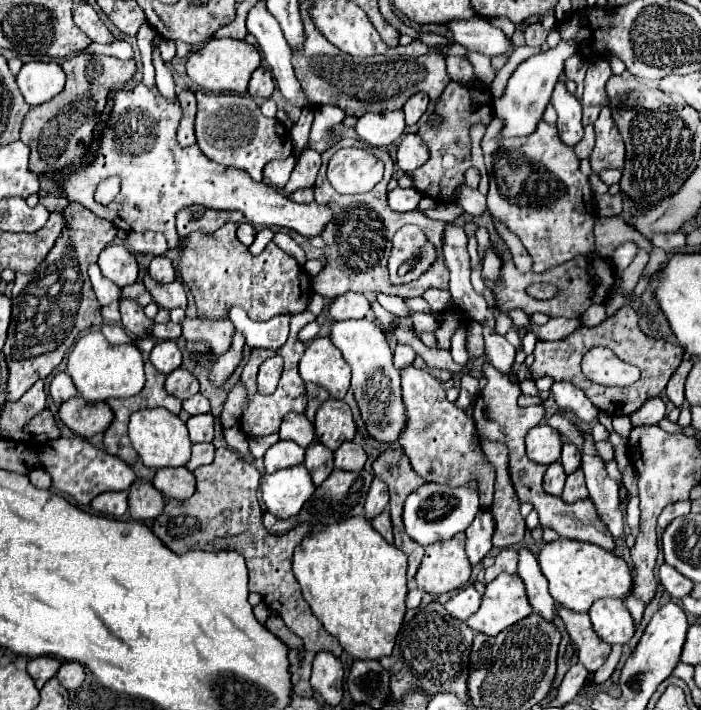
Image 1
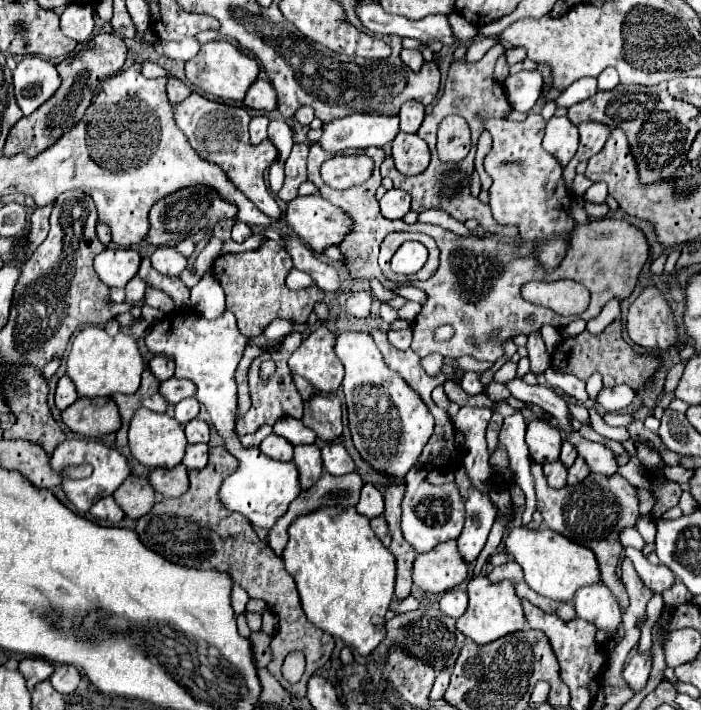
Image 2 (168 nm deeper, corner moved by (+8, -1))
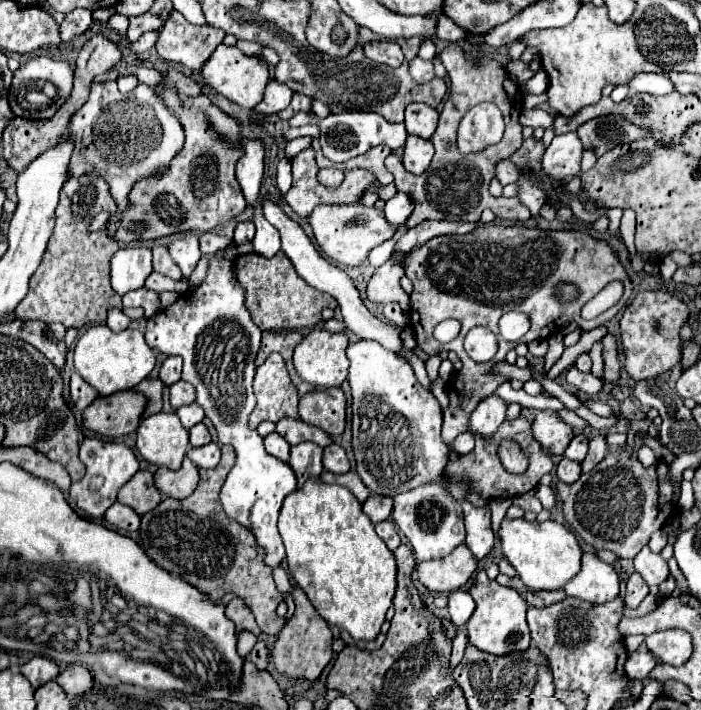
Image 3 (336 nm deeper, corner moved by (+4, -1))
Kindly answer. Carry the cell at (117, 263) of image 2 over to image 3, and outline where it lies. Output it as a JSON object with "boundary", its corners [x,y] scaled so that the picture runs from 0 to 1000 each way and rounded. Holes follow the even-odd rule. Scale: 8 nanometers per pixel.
{"boundary":[[[174,348],[163,356],[160,370],[160,407],[168,415],[200,407],[217,385],[217,354],[211,348]]]}

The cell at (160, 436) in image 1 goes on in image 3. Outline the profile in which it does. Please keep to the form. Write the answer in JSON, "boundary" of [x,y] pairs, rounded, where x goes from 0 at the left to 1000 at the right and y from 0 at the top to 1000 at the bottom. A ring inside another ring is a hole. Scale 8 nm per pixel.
{"boundary":[[[228,579],[203,590],[194,630],[208,649],[225,658],[257,661],[270,632],[270,608],[260,601],[251,582]]]}

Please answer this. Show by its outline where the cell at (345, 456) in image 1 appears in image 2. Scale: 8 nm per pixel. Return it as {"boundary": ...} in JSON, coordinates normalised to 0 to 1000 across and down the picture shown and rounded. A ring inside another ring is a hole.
{"boundary":[[[465,624],[459,630],[459,649],[462,649],[462,661],[471,669],[491,669],[508,661],[502,644],[485,624]]]}

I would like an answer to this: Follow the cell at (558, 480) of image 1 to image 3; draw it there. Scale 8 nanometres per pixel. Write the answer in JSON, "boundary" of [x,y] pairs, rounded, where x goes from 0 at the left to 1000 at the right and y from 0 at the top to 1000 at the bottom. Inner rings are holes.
{"boundary":[[[802,644],[802,649],[799,649],[796,658],[793,658],[793,672],[796,672],[799,677],[805,677],[805,680],[819,680],[819,677],[825,677],[827,666],[830,666],[827,652],[825,652],[825,649],[813,649],[813,646],[807,646],[807,644]]]}

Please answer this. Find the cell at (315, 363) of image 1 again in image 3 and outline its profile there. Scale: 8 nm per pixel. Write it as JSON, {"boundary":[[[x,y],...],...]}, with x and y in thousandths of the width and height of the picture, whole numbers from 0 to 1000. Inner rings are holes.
{"boundary":[[[448,461],[419,492],[425,528],[454,545],[485,545],[496,528],[496,472]]]}

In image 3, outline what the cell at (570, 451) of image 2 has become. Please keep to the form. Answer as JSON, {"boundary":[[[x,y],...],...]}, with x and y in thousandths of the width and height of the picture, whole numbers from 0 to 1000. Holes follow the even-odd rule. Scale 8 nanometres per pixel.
{"boundary":[[[827,610],[827,613],[819,613],[819,618],[813,621],[805,644],[819,646],[819,649],[833,649],[836,638],[839,638],[839,615],[833,610]]]}

